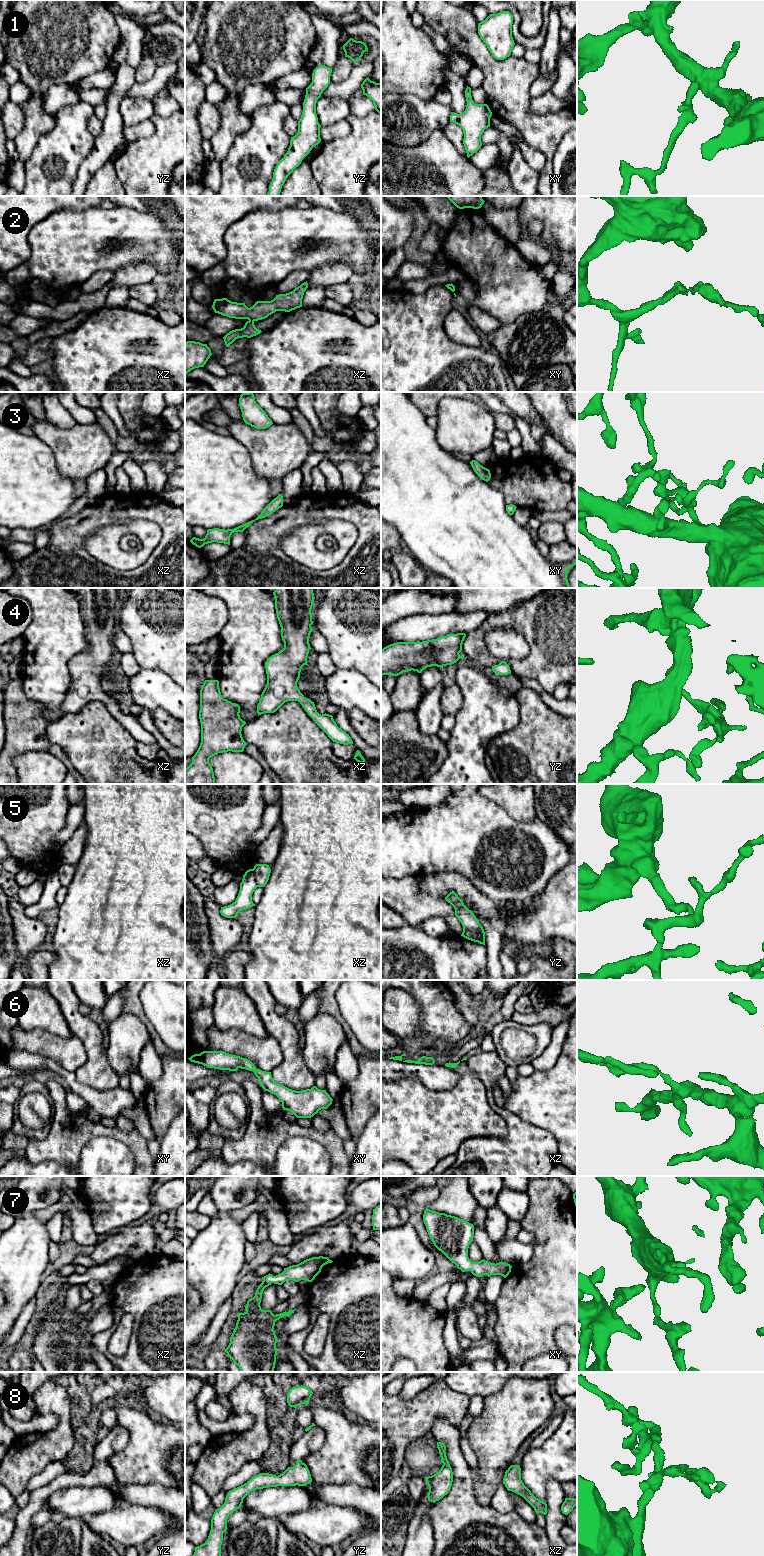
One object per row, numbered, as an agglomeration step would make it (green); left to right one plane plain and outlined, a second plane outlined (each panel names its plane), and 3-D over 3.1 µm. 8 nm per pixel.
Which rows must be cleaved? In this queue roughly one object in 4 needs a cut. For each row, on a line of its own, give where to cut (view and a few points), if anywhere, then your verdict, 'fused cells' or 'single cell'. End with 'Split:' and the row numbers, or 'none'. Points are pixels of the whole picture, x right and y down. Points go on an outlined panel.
1: no cut; single cell
2: cut in xz along (249, 320), (253, 321); fused cells
3: no cut; single cell
4: no cut; single cell
5: cut in xz along (251, 869), (258, 886); fused cells
6: no cut; single cell
7: no cut; single cell
8: no cut; single cell
Split: 2, 5

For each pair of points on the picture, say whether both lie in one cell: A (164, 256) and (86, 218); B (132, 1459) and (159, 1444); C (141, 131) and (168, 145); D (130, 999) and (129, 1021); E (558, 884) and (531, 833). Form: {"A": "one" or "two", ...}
{"A": "one", "B": "one", "C": "two", "D": "two", "E": "two"}

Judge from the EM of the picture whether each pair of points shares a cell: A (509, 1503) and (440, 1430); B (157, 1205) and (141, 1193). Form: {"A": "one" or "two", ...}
{"A": "two", "B": "two"}

